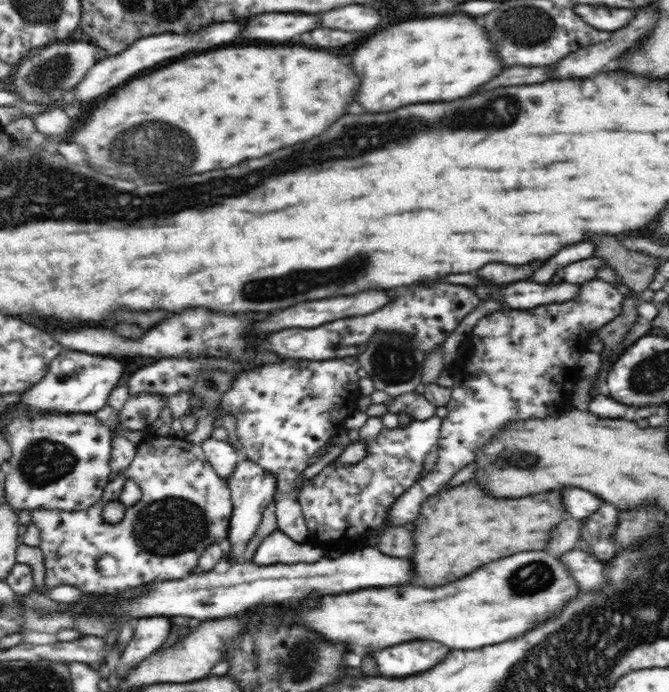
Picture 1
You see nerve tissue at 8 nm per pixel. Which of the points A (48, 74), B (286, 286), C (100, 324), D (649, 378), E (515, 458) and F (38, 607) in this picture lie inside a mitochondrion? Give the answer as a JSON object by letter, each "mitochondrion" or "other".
{"A":"mitochondrion","B":"mitochondrion","C":"other","D":"mitochondrion","E":"mitochondrion","F":"mitochondrion"}

